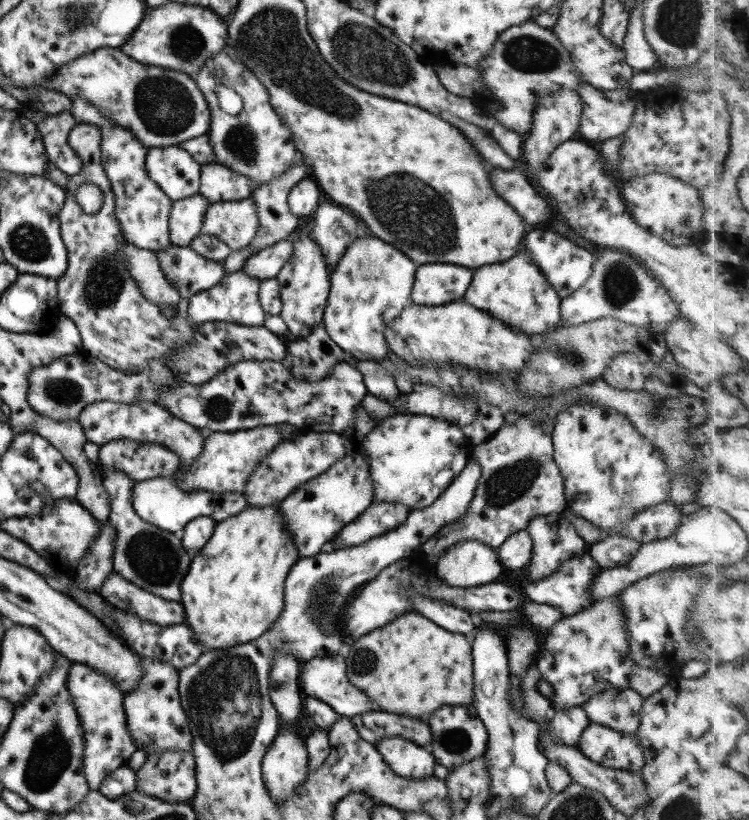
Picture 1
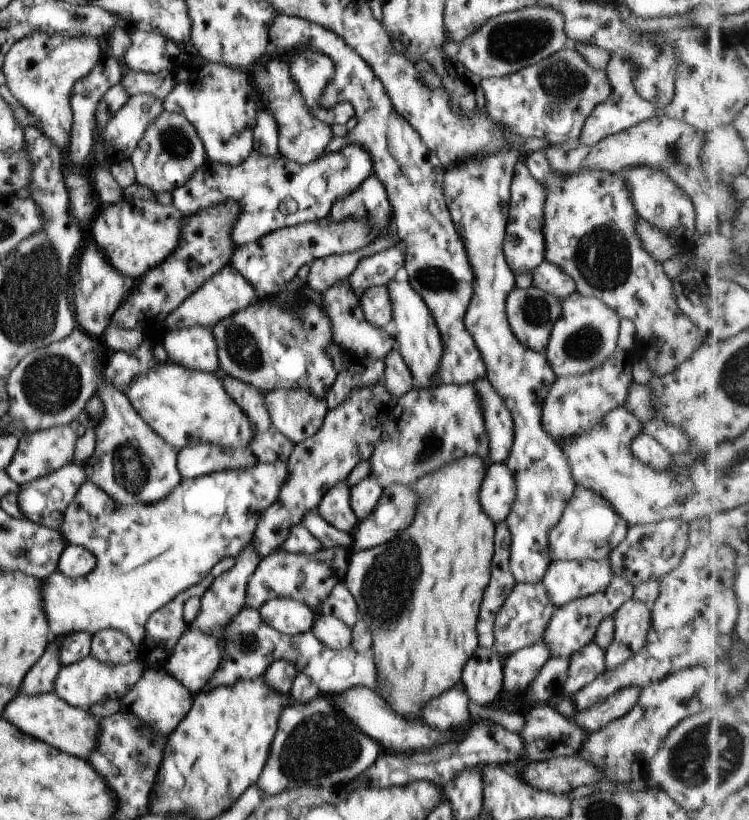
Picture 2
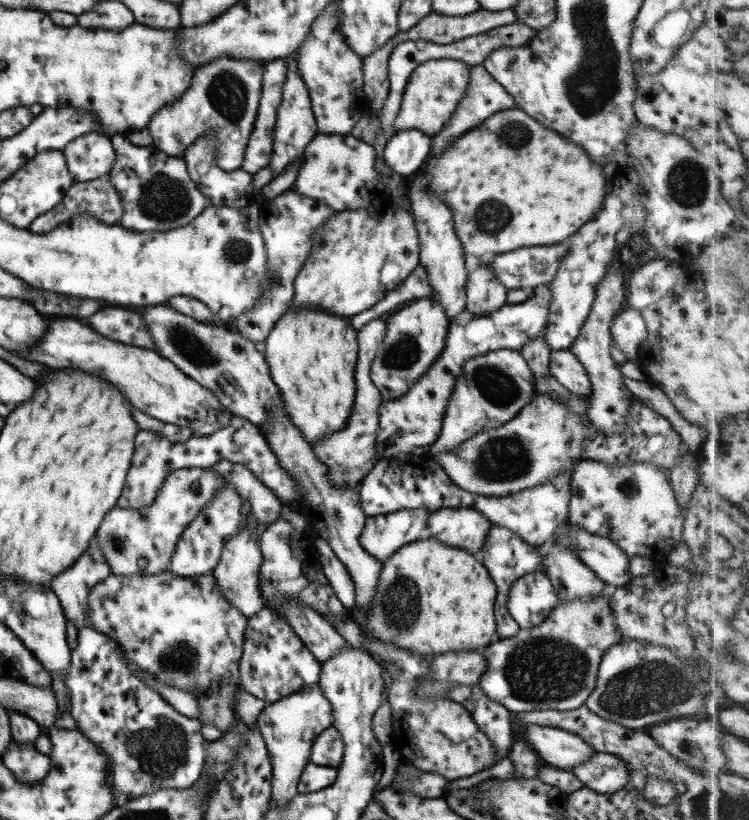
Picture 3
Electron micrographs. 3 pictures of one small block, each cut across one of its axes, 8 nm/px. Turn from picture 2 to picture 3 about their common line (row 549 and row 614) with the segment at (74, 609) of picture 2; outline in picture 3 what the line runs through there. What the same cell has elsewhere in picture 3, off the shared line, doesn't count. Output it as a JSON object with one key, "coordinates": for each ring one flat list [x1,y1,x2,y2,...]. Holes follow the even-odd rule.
{"coordinates":[[162,572,158,575,110,574,102,582,90,589,90,593,88,593,88,616,90,616,92,628,113,638,121,646,121,649,126,652,128,660,130,660,134,666,138,666,140,670,148,672,150,676,154,676,154,678,156,678,158,682,162,682,162,684,168,684,168,686,174,686,174,688,187,690,196,702,200,704,198,705,198,710,200,710,198,711,198,716,200,716,198,719,202,722,202,725,208,722,208,724,216,726,216,728,220,728,223,733,226,733,240,722,241,718,236,715,234,706,236,706,240,694,242,692,247,692,247,690,244,689,244,685,242,685,242,679,240,679,239,662,243,653,244,634,248,618,242,615,242,613,224,597,224,593,222,593,222,589,220,589,219,583,216,583,216,580,217,578,214,577,213,574,191,577,174,576,174,574,170,574,170,572]]}

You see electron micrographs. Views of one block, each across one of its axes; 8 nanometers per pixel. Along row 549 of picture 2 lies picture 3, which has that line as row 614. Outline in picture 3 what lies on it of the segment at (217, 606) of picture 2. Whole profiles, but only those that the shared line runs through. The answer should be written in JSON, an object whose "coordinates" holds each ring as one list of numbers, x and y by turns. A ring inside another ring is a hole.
{"coordinates":[[244,464,232,465,232,470,227,474,228,482,234,486,234,490,238,497,244,500,245,515,249,512,256,518,259,523,258,531,248,529,248,525,244,521,234,537,225,542,224,549,221,553,221,560,216,568,212,570,212,574,217,578,224,597,242,613,246,618,254,616,258,611,266,606,266,602,262,597,259,585,260,565,263,562,263,555,260,544,258,544,258,532,270,523,280,519,282,509,285,507,278,496,268,487,265,486,248,467]]}

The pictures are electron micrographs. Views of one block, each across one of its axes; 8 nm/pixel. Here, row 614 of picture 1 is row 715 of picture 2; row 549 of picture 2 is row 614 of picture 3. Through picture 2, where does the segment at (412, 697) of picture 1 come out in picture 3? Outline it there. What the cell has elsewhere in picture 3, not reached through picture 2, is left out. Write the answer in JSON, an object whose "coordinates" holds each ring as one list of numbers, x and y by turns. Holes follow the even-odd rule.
{"coordinates":[[432,537,427,539,416,539,414,542,405,544,402,546,392,557,387,561,383,562,382,572,380,572,380,580,378,582,378,590,376,590,376,596,370,604,370,610,360,616,357,620,360,627,364,629,364,633,368,637,374,637,374,639,380,639,380,641,390,641,406,651,418,652,418,654,424,654,428,660,432,660,436,654,442,654,442,652,459,651,459,650,474,650,483,649,488,646,491,642,492,635,496,632,496,618,494,612,494,602,497,594,497,588,494,584,492,578,490,578,490,573,486,568,486,565,481,561,478,562,473,555,464,550,458,548,453,548,452,546,447,546,446,543,438,541]]}

